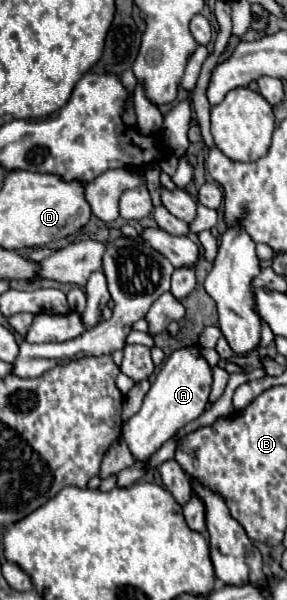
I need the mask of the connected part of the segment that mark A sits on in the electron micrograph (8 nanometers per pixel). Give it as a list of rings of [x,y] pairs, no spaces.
[[[199,346],[175,350],[161,366],[159,374],[155,376],[151,390],[147,392],[141,410],[129,418],[123,436],[125,442],[135,458],[135,462],[147,464],[149,458],[167,442],[171,440],[179,428],[189,424],[191,420],[199,418],[207,406],[209,390],[211,390],[211,368],[209,364],[197,354]]]

